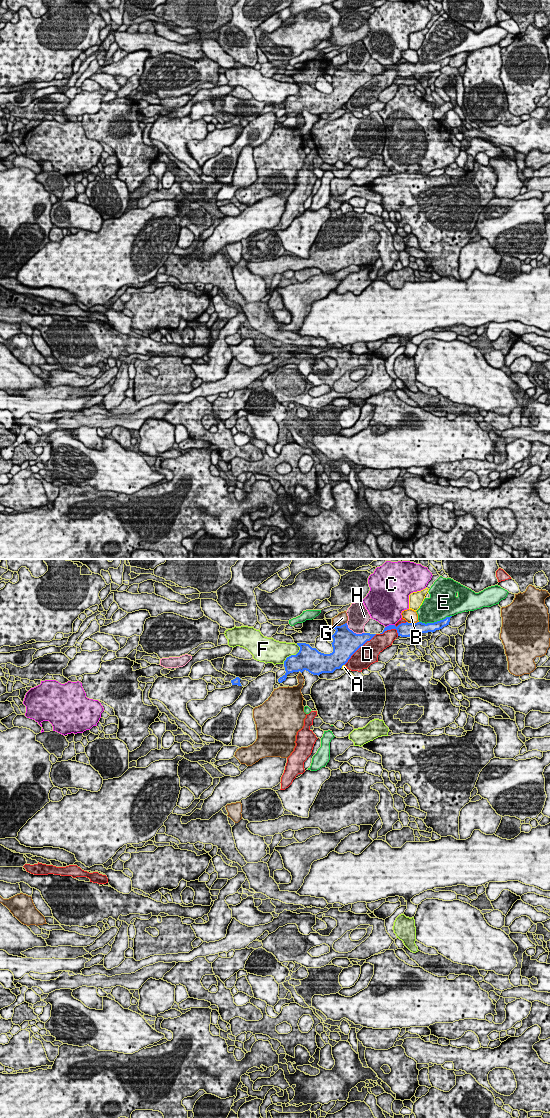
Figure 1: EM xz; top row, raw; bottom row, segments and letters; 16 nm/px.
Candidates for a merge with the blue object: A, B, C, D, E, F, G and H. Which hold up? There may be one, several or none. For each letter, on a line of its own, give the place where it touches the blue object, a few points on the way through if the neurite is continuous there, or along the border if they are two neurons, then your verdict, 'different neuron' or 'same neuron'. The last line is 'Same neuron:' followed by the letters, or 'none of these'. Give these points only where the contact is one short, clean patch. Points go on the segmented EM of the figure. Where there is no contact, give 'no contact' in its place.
A: contact xz (342, 665); different neuron
B: contact xz (413, 623); border xz (407, 621), (418, 622); different neuron
C: contact xz (389, 625); different neuron
D: contact xz (393, 628); different neuron
E: contact xz (435, 622); different neuron
F: contact xz (293, 655); different neuron
G: contact xz (339, 626); different neuron
H: contact xz (353, 632); different neuron
Same neuron: none of these

